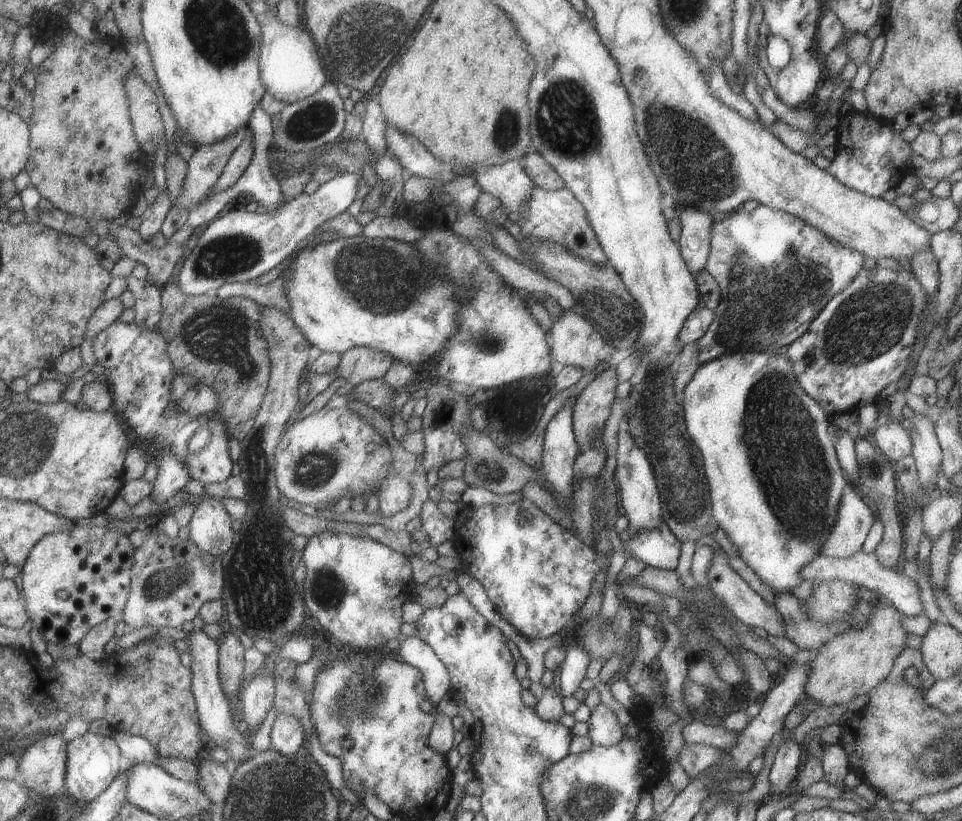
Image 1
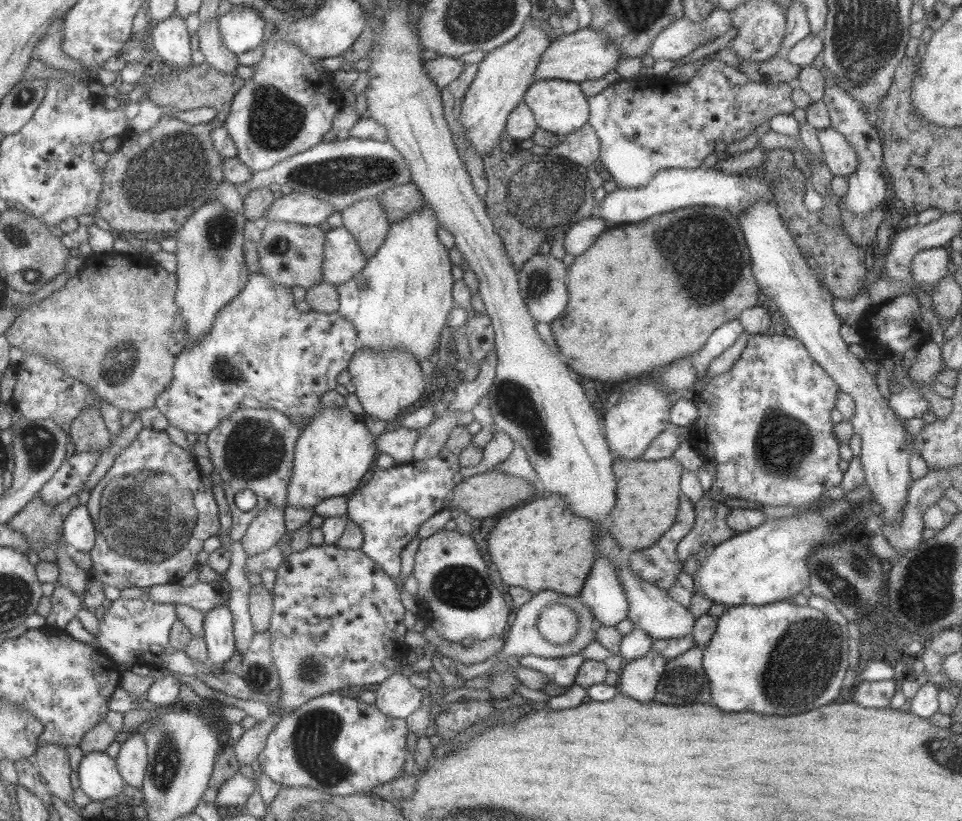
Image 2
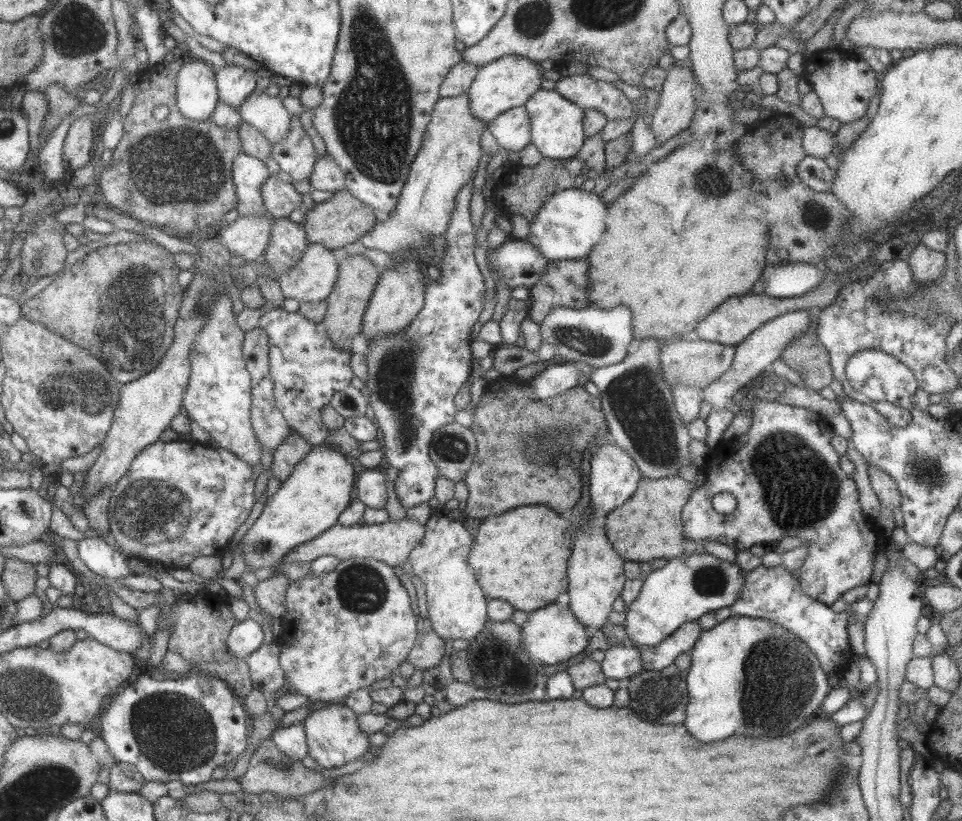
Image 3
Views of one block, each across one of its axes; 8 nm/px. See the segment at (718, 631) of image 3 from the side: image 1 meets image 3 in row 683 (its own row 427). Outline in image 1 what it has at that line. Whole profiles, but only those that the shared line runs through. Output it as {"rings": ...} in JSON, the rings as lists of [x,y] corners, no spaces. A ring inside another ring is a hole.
{"rings":[[[747,350],[747,352],[733,352],[733,354],[723,354],[719,358],[713,358],[713,360],[697,367],[680,396],[687,434],[702,458],[702,468],[709,488],[713,520],[719,524],[719,528],[733,542],[733,546],[739,552],[738,557],[745,562],[746,566],[763,584],[769,586],[773,593],[790,592],[802,582],[801,576],[799,576],[801,566],[805,566],[807,562],[811,562],[811,559],[819,555],[819,546],[825,542],[829,530],[833,528],[835,518],[837,518],[837,506],[839,506],[842,490],[846,483],[843,478],[843,470],[841,470],[836,457],[834,439],[827,432],[827,428],[829,428],[828,416],[823,412],[819,403],[805,394],[803,388],[799,386],[795,372],[793,372],[793,366],[787,360],[783,350],[775,353],[749,352]]]}

